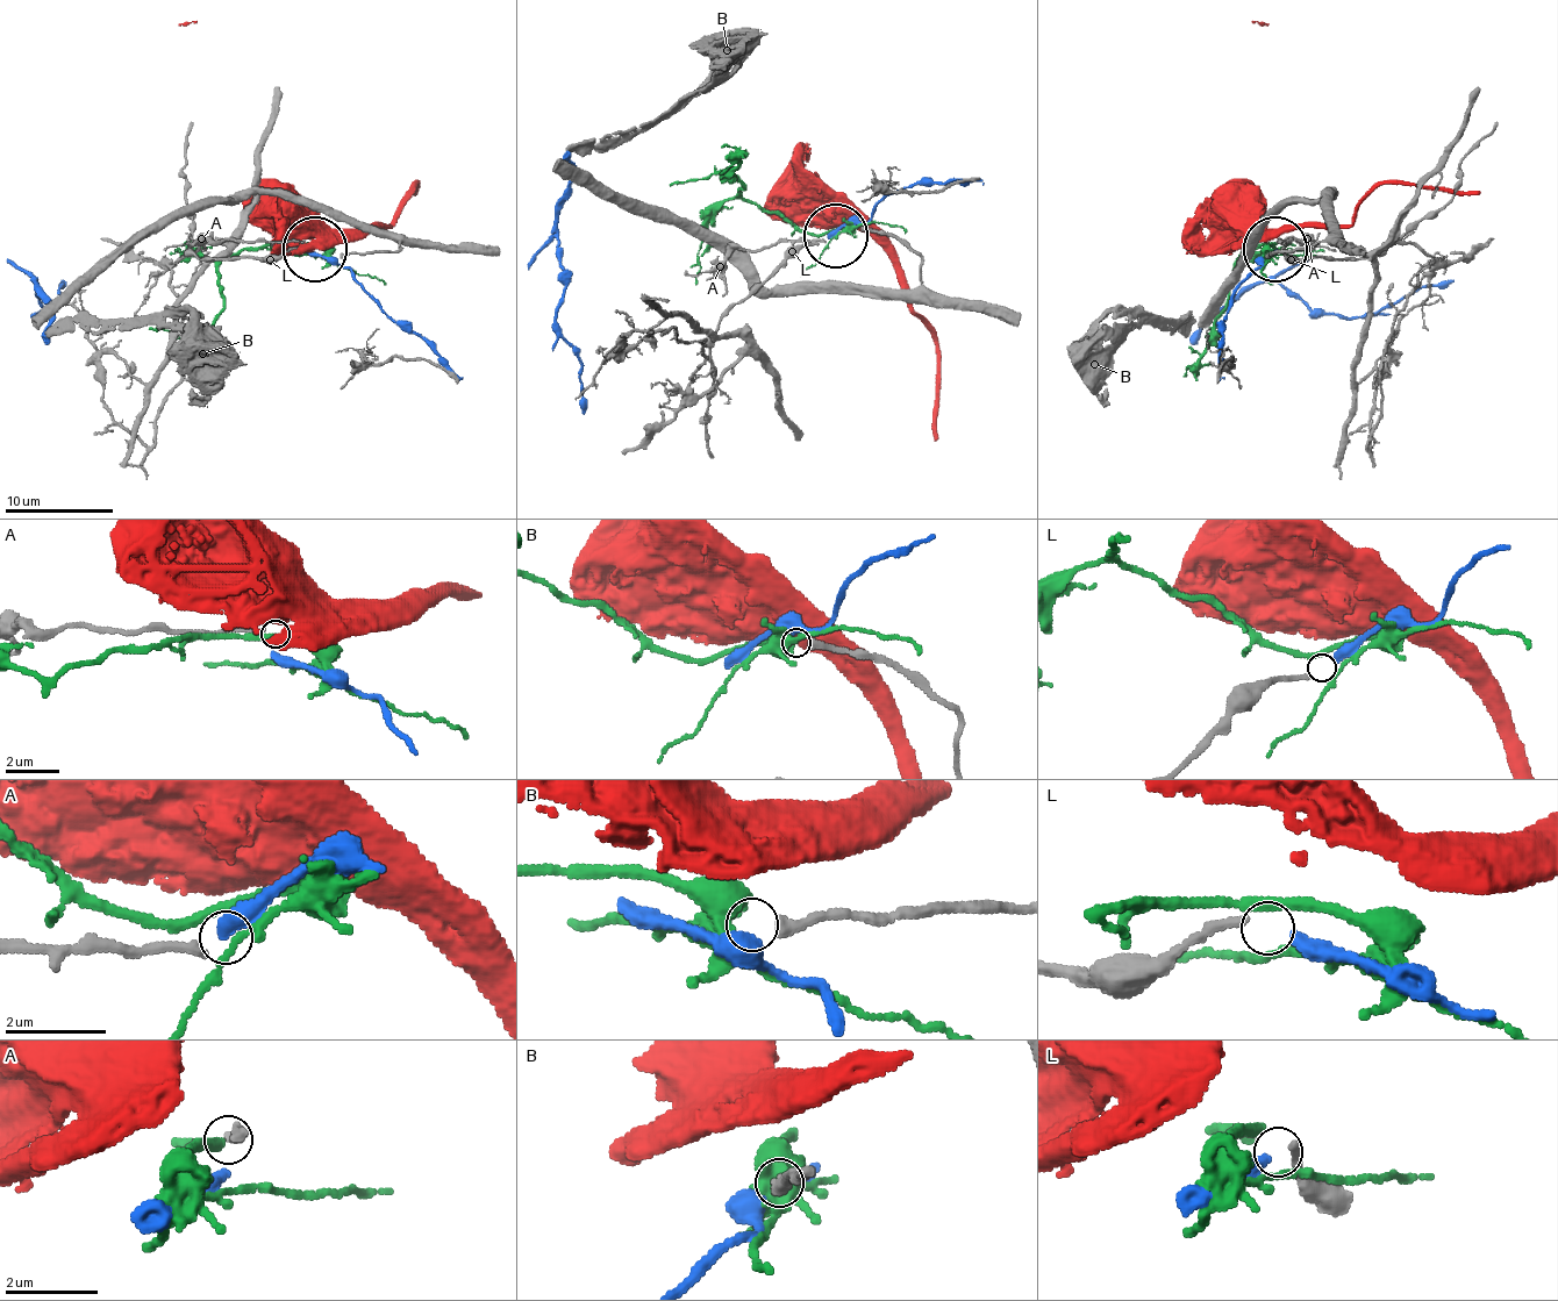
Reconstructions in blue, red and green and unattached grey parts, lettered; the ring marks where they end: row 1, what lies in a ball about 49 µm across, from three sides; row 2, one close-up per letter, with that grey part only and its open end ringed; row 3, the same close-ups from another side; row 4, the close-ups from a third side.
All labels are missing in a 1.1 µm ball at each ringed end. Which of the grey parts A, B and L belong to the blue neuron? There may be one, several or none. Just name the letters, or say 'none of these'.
L

